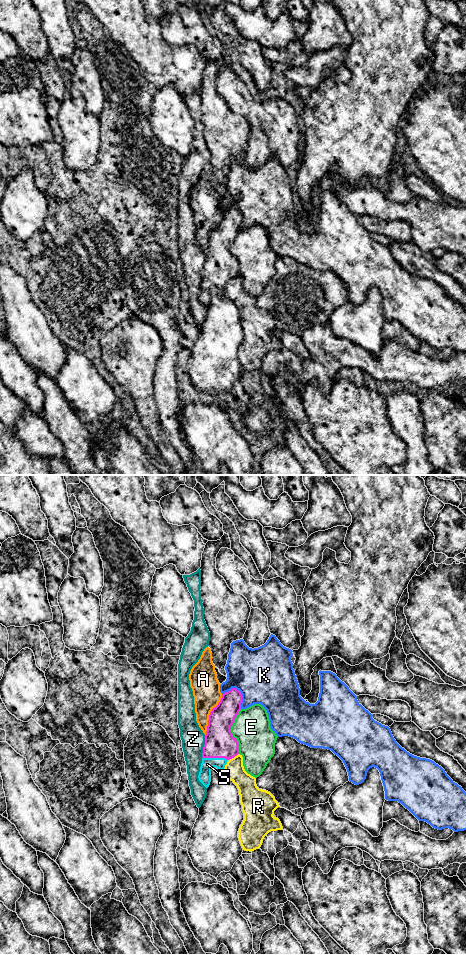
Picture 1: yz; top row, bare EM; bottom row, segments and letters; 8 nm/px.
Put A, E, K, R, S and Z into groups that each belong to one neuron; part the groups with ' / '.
A / E / K / R / S / Z

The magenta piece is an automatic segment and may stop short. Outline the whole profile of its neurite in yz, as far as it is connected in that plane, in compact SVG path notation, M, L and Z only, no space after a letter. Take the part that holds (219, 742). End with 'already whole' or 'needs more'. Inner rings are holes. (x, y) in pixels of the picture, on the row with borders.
M236 688L225 692L218 705L212 709L209 715L205 744L202 753L202 763L198 775L199 781L208 788L211 782L211 769L216 767L223 771L227 762L239 754L239 744L233 737L230 729L241 710L242 694Z; needs more

